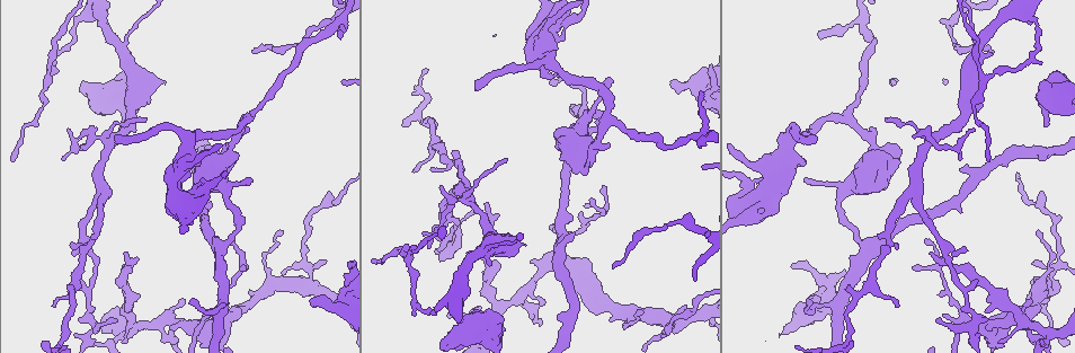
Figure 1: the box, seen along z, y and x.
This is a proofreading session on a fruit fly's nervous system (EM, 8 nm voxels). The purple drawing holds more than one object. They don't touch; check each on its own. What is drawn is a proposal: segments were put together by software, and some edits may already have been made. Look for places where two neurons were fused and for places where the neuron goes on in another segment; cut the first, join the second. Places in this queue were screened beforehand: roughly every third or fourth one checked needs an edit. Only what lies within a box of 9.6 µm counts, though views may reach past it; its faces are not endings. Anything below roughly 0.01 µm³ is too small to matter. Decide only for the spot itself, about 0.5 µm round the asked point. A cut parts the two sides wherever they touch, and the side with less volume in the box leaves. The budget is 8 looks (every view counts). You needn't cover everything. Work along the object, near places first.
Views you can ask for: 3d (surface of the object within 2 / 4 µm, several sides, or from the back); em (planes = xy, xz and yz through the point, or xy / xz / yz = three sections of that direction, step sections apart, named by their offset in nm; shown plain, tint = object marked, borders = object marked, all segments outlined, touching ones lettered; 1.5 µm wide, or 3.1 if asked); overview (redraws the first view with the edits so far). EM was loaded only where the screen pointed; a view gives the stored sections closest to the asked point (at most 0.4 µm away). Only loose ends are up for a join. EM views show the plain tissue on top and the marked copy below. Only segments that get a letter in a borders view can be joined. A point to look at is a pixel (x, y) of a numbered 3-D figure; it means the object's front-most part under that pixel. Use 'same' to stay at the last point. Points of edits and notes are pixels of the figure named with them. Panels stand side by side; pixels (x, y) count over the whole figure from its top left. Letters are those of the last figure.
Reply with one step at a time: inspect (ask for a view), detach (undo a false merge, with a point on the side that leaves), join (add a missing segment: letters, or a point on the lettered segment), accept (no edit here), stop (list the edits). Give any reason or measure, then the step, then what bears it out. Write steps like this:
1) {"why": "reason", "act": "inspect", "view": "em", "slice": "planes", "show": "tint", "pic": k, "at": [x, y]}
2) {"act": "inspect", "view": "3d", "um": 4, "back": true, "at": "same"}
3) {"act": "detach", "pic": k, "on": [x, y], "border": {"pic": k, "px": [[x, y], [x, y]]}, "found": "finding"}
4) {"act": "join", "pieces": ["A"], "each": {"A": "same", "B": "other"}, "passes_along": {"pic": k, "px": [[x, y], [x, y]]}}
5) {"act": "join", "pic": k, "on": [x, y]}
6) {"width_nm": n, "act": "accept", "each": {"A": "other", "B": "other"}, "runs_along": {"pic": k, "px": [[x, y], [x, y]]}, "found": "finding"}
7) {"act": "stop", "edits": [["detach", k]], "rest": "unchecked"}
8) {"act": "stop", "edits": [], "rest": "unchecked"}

{"why": "an open end", "act": "inspect", "view": "em", "slice": "yz", "step": 4, "show": "borders", "pic": 1, "at": [831, 311]}

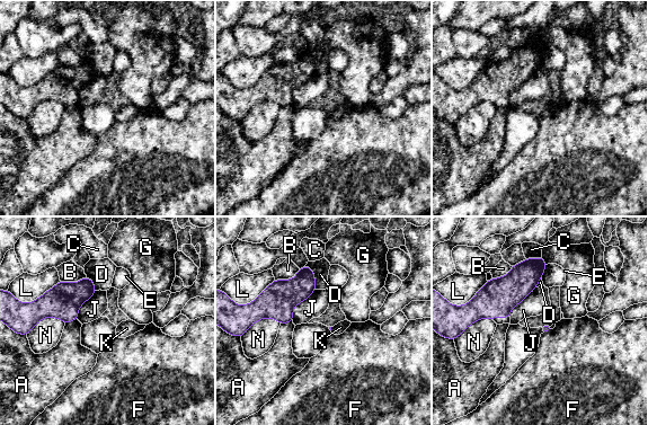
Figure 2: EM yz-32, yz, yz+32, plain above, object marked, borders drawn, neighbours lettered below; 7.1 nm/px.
{"why": "cut it another way", "act": "inspect", "view": "em", "slice": "planes", "show": "borders", "at": "same"}

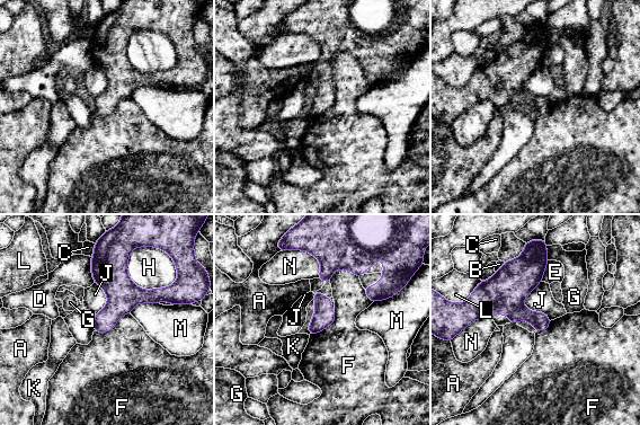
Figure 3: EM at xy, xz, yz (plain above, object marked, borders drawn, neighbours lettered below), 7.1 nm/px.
{"act": "accept", "each": {"A": "other", "B": "other", "C": "other", "D": "other", "E": "other", "F": "other", "G": "other", "H": "other", "J": "other", "K": "other", "L": "other", "M": "other", "N": "other"}, "border": {"pic": 3, "px": [[130, 312], [110, 329], [95, 331]]}, "found": "none of them fits"}

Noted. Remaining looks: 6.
{"why": "an open end", "act": "inspect", "view": "3d", "um": 4, "pic": 1, "at": [565, 32]}

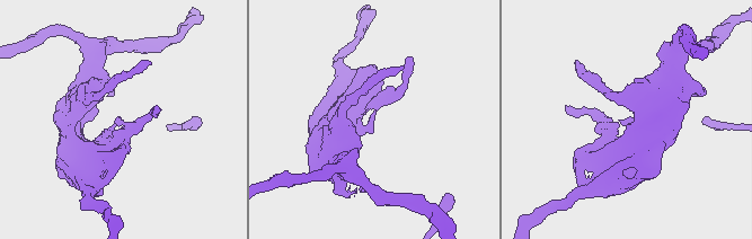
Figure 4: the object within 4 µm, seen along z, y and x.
{"act": "inspect", "view": "em", "slice": "xz", "step": 8, "show": "borders", "pic": 4, "at": [626, 121]}

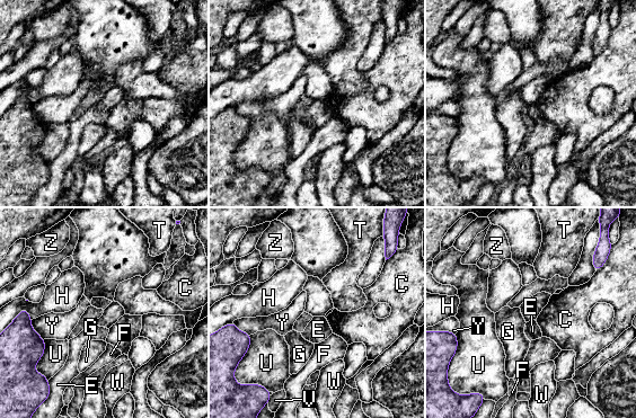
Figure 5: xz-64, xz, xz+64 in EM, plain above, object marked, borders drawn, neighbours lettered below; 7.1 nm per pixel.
{"why": "cut it another way", "act": "inspect", "view": "em", "slice": "planes", "show": "borders", "at": "same"}

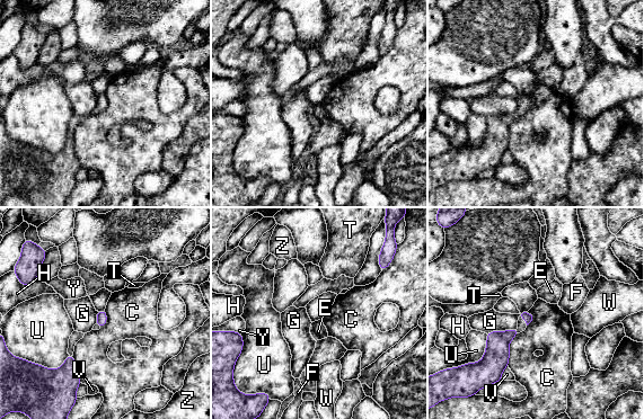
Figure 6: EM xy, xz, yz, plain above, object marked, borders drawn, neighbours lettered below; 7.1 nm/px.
{"act": "accept", "each": {"C": "other", "E": "other", "F": "other", "G": "other", "H": "other", "T": "other", "U": "other", "V": "other", "W": "other", "Y": "other", "Z": "other"}, "border": {"pic": 6, "px": [[519, 333], [509, 344], [508, 366]]}, "found": "no lettered segment goes on from it"}

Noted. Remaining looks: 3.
{"why": "free end", "act": "inspect", "view": "3d", "um": 4, "back": true, "pic": 1, "at": [896, 244]}

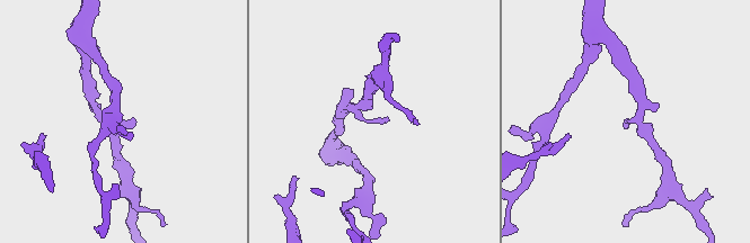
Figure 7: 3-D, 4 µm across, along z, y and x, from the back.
{"why": "now the EM", "act": "inspect", "view": "em", "slice": "xz", "step": 8, "show": "tint", "pic": 7, "at": [626, 120]}

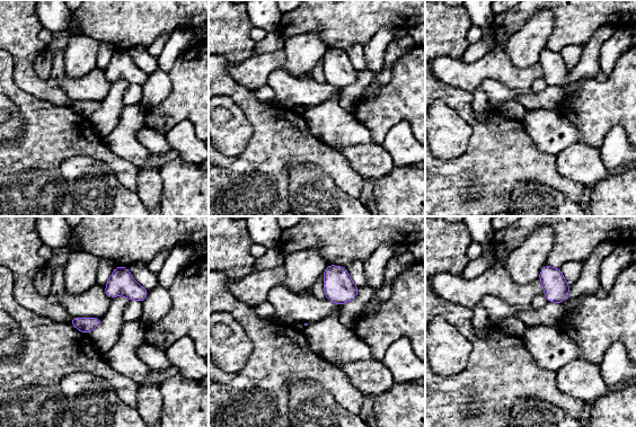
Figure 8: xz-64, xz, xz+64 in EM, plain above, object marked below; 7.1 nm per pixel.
{"why": "another direction", "act": "inspect", "view": "em", "slice": "planes", "show": "borders", "at": "same"}

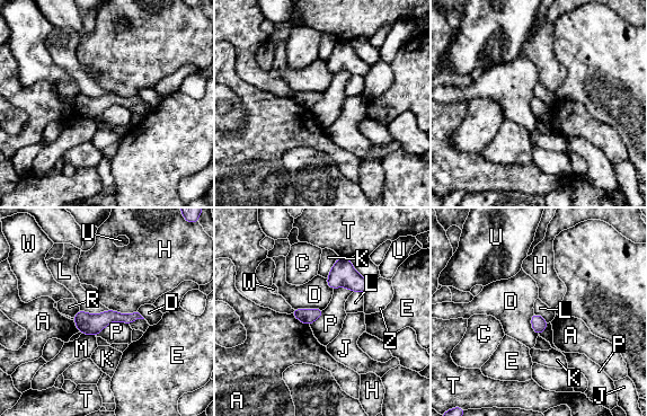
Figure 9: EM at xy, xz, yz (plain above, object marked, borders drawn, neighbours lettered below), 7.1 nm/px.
{"act": "accept", "each": {"A": "other", "C": "other", "D": "other", "E": "other", "H": "other", "J": "other", "K": "other", "L": "other", "M": "other", "P": "other", "R": "other", "T": "other", "U": "other", "W": "other", "Z": "other"}, "runs_along": {"pic": 9, "px": [[136, 316], [77, 319]]}, "found": "none of them fits"}

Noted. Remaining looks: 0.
{"act": "stop", "edits": [], "rest": "unchecked"}

